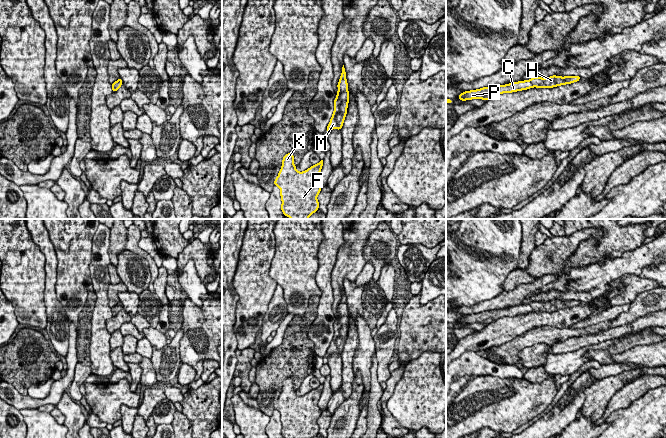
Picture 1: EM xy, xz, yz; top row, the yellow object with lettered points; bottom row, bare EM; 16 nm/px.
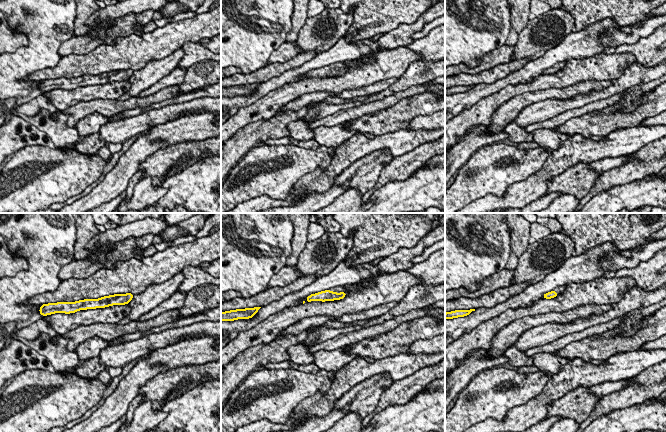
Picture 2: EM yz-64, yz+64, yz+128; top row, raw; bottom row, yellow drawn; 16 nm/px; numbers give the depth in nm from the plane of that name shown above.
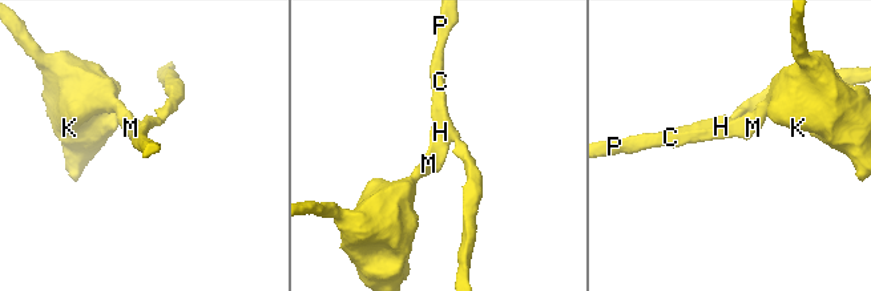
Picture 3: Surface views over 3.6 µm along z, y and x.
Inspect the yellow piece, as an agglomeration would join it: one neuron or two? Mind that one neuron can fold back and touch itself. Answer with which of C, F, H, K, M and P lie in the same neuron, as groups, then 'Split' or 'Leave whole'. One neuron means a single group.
Groups: C F H K M P. Leave whole

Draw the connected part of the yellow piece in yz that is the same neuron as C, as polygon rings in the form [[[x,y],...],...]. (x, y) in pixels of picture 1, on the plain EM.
[[[550,300],[547,302],[532,301],[530,304],[512,306],[506,309],[496,309],[490,311],[483,311],[477,314],[464,315],[458,319],[461,325],[482,323],[489,324],[494,320],[502,317],[512,317],[521,314],[527,314],[533,311],[537,312],[553,312],[560,309],[571,308],[581,303],[580,300]]]

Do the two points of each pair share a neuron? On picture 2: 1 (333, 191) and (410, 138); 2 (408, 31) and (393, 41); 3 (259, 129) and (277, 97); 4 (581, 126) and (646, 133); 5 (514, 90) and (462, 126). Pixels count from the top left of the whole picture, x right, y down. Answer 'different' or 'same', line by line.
1: different
2: same
3: different
4: different
5: same

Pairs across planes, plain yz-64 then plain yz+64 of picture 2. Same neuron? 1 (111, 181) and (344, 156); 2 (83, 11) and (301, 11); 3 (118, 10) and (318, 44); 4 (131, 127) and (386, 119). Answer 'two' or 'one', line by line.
1: two
2: one
3: one
4: two

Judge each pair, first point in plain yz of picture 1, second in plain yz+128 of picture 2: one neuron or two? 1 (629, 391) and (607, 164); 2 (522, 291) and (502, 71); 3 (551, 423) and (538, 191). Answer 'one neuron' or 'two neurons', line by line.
1: two neurons
2: one neuron
3: two neurons

